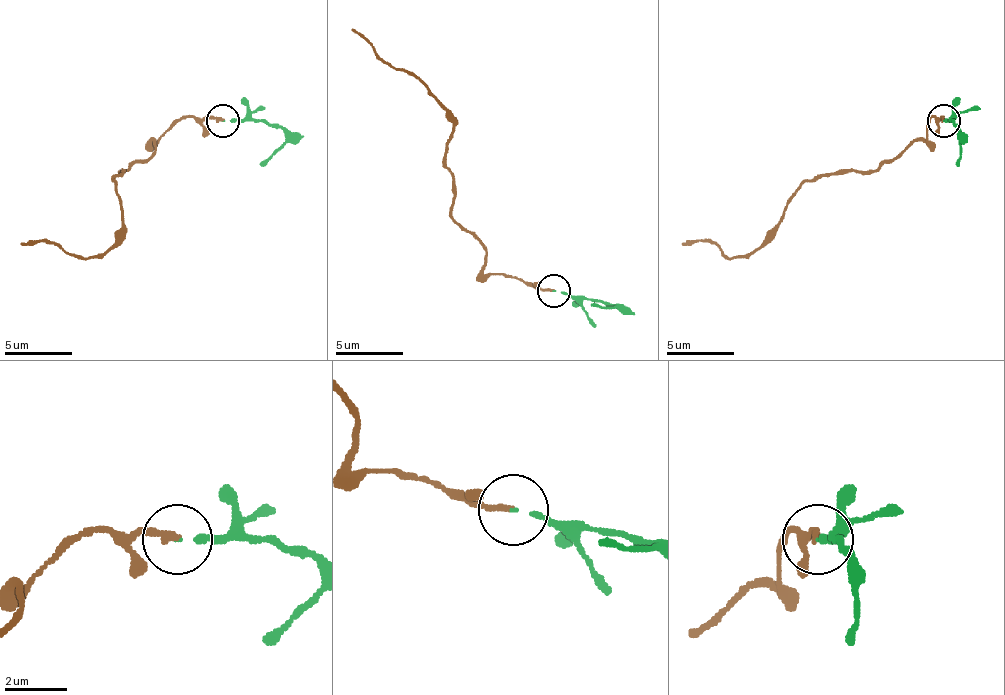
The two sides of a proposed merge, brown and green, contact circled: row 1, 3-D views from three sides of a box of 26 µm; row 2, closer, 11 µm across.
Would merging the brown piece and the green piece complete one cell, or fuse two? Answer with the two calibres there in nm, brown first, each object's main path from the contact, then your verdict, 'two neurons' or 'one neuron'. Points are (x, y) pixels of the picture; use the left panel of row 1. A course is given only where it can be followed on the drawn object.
calibres 190 and 140 nm; course brown (223, 120), (186, 116), (153, 140), (156, 150), (119, 170), (122, 234), (102, 254), (21, 244); course green (223, 120), (267, 120), (284, 133), (284, 143), (261, 167); one neuron

